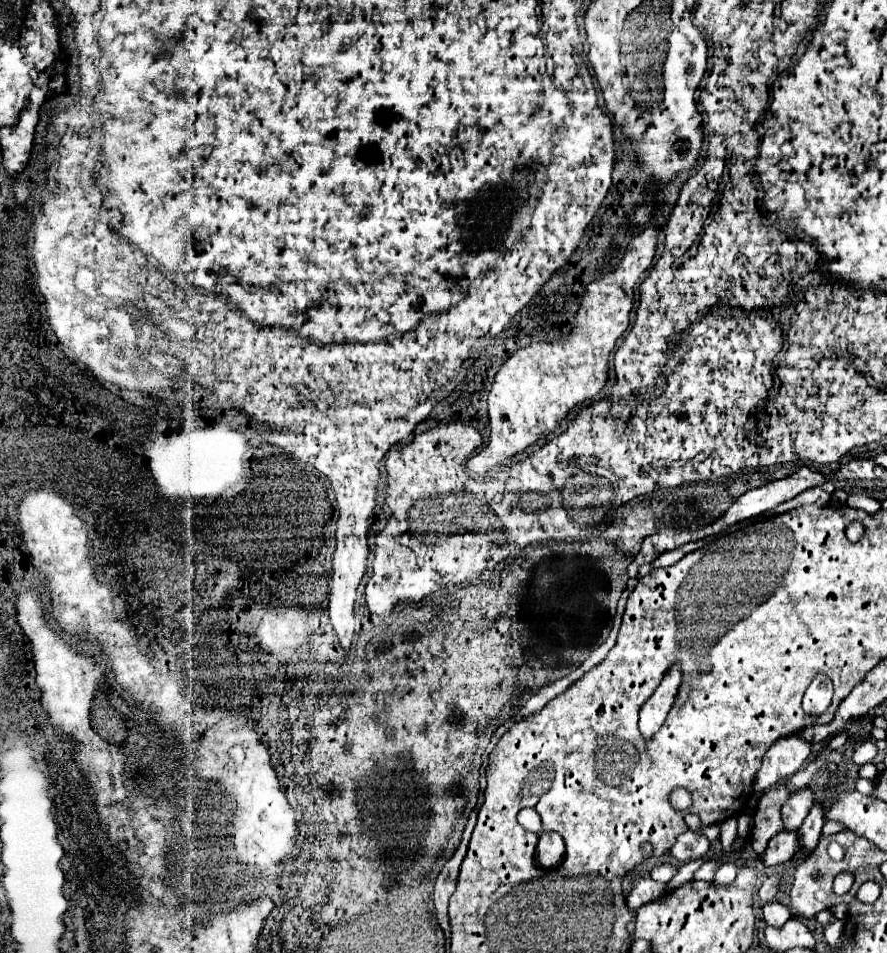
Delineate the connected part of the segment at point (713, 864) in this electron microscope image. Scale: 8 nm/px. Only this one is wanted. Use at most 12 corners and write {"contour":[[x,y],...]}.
{"contour":[[705,861],[695,879],[713,881],[719,861]]}

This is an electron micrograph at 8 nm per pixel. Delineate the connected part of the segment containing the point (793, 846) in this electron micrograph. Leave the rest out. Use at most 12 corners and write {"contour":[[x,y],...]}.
{"contour":[[781,831],[759,861],[767,867],[793,859],[797,833]]}

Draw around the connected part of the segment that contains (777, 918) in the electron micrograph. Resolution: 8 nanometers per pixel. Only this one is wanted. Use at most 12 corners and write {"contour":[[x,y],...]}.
{"contour":[[777,901],[763,907],[763,917],[771,927],[783,927],[791,913]]}

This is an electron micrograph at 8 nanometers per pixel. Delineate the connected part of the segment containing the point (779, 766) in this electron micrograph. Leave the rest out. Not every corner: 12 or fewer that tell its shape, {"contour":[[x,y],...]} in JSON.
{"contour":[[783,737],[767,751],[755,791],[785,781],[811,755],[811,743]]}

